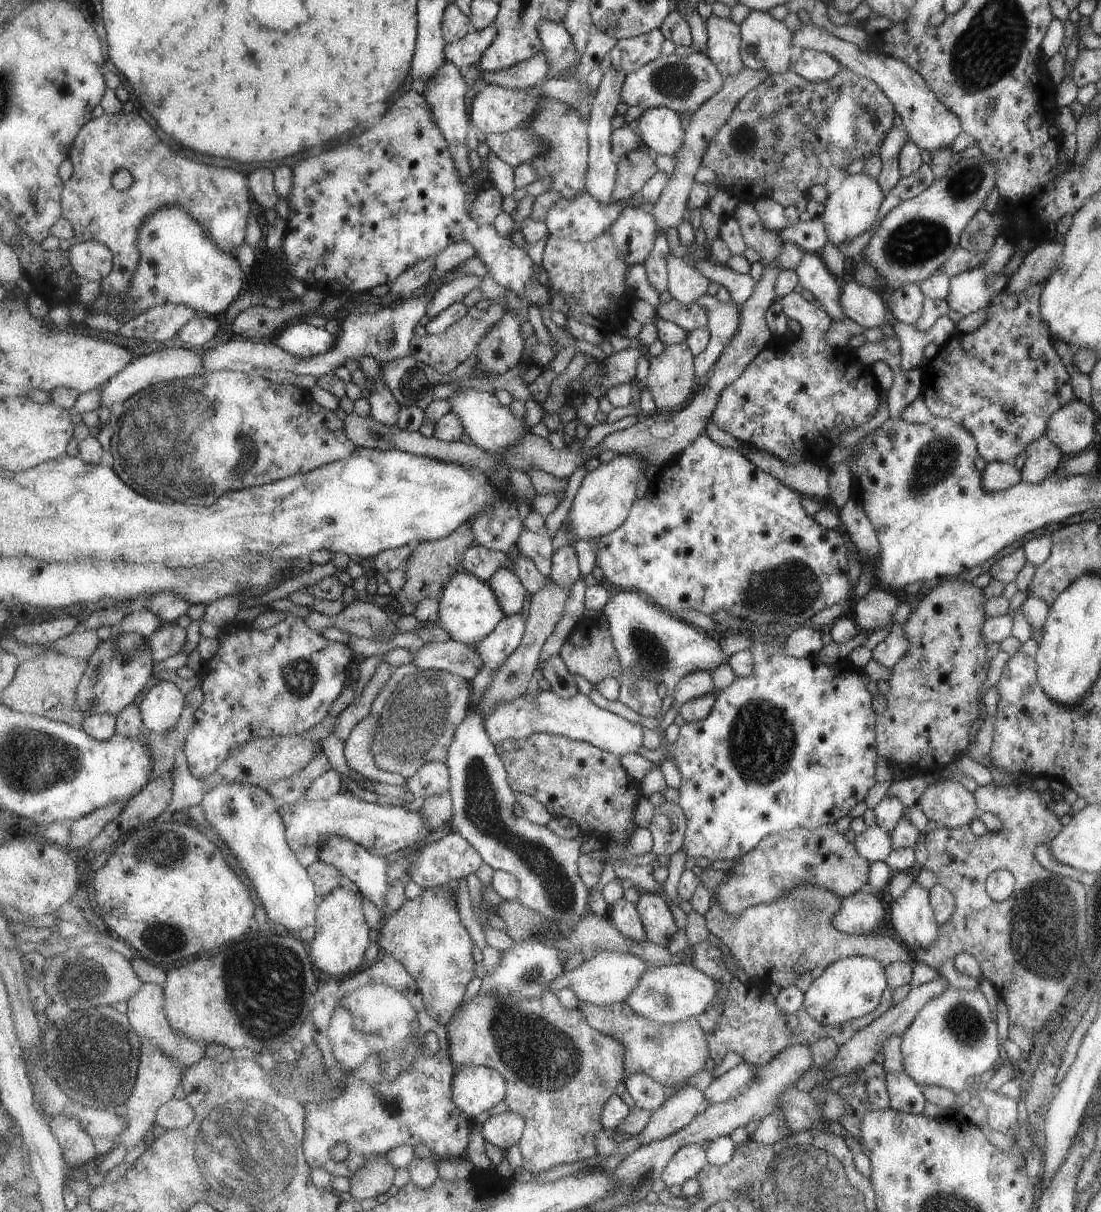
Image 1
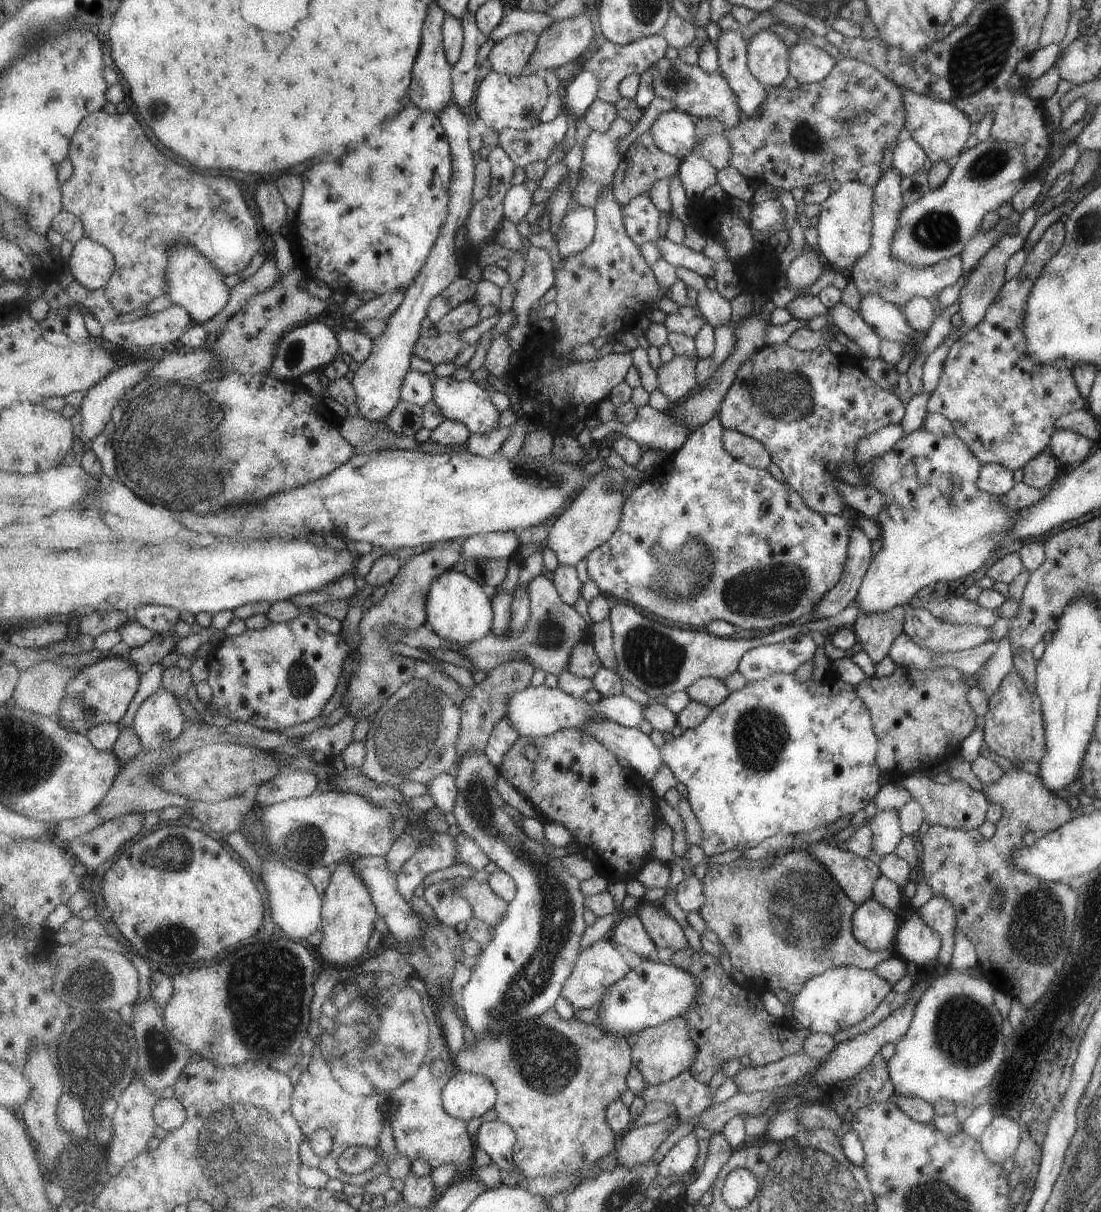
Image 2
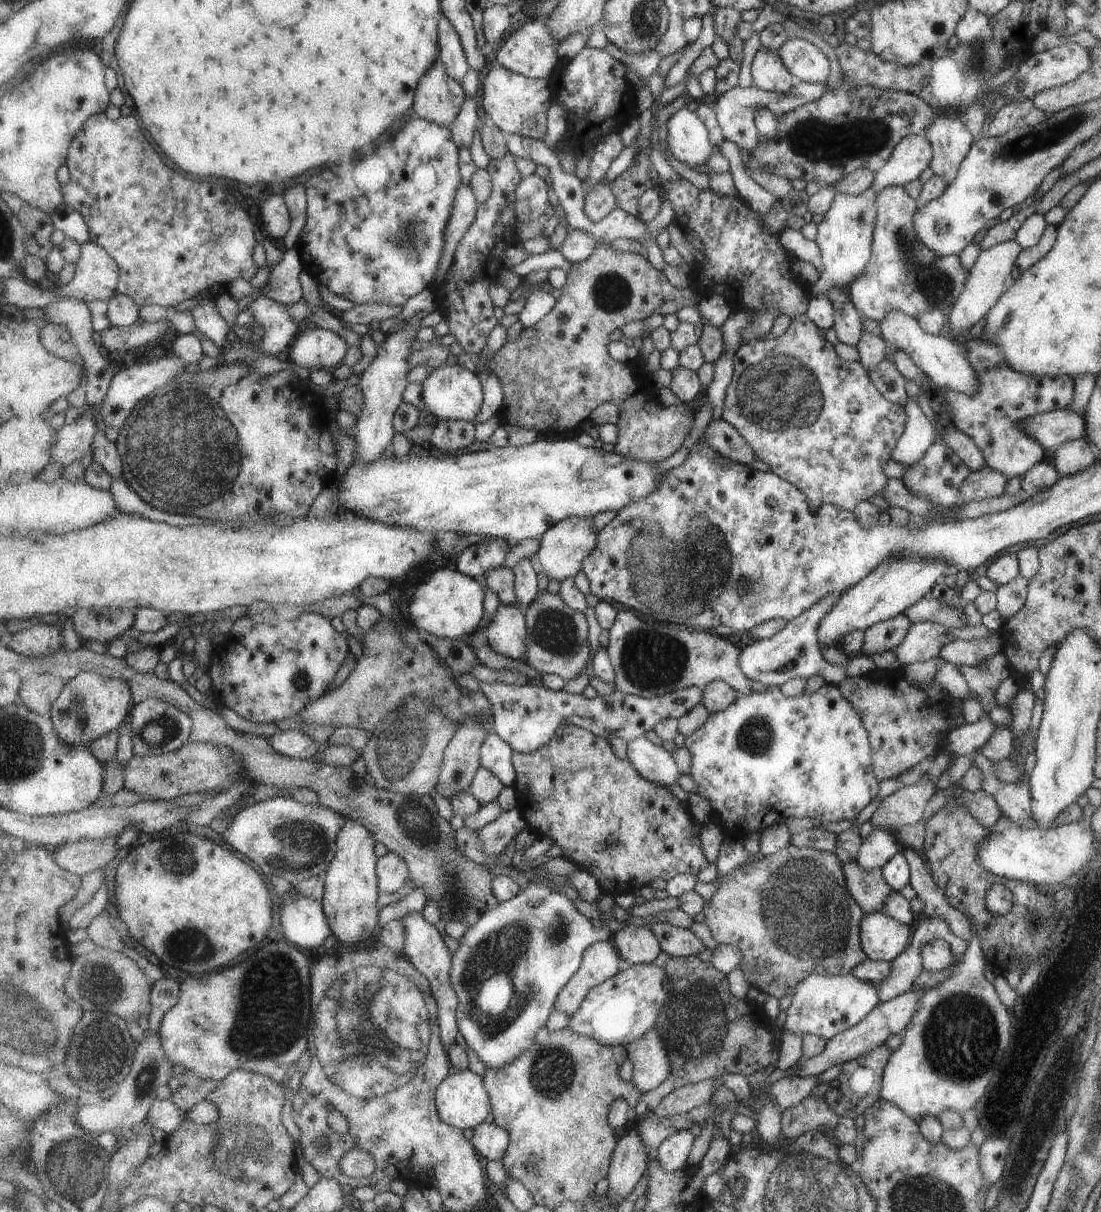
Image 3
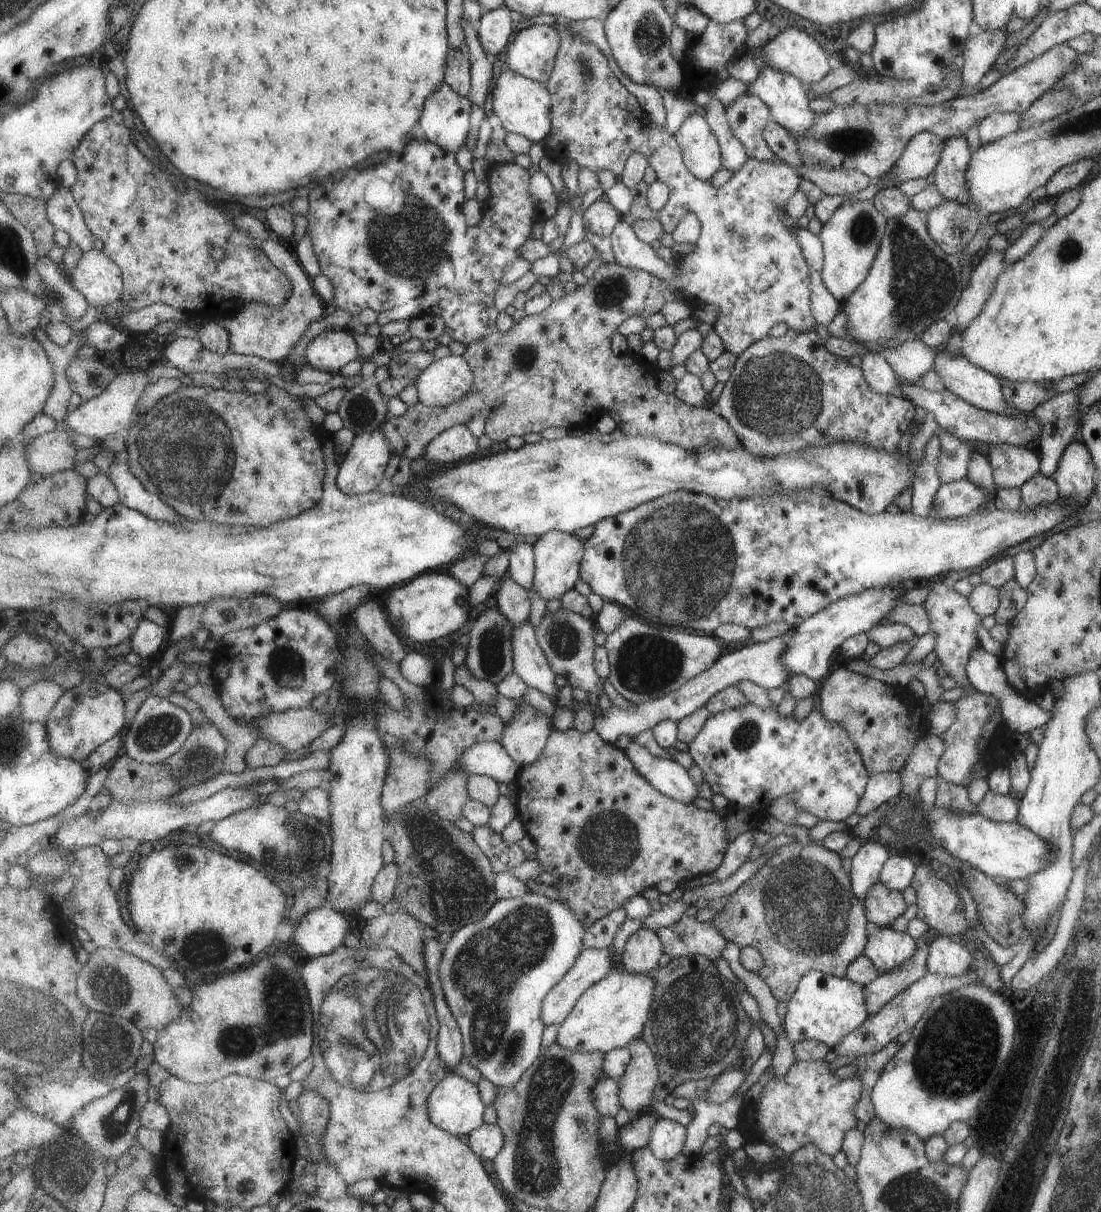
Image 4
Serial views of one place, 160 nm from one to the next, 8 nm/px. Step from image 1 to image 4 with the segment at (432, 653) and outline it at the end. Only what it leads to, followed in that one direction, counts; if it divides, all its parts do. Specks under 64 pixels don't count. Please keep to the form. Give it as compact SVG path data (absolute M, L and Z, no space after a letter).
M561 607L556 612L545 613L536 628L536 634L541 648L549 658L553 672L565 676L571 686L597 695L606 693L606 680L599 676L594 664L594 655L598 648L595 644L596 630L594 620L587 620L585 616Z

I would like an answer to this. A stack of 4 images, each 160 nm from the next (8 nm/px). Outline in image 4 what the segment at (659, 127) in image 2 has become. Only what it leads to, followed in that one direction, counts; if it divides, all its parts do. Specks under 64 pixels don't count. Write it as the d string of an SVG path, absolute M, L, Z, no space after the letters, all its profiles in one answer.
M695 114L695 116L689 116L689 120L679 128L676 135L679 145L682 147L683 160L691 174L701 181L710 182L713 174L723 167L723 156L718 136L711 129L711 124L703 116Z

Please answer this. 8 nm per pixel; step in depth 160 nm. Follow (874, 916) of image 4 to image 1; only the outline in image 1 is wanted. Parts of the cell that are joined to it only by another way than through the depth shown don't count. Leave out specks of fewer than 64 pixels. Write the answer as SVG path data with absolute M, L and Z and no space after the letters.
M834 824L814 829L795 827L788 831L768 834L751 852L742 856L732 866L731 877L727 877L718 888L717 898L722 902L722 908L735 918L739 918L750 906L778 901L779 897L787 895L795 885L801 883L823 887L843 898L863 887L868 888L869 864L871 862L858 853L854 843L849 842L843 833L839 833Z

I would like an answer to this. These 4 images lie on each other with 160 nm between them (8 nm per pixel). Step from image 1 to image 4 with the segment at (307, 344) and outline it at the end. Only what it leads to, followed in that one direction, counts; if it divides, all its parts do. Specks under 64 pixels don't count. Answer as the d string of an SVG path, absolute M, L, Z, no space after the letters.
M327 329L315 337L306 352L306 360L314 369L332 375L351 361L360 358L359 345L350 329Z

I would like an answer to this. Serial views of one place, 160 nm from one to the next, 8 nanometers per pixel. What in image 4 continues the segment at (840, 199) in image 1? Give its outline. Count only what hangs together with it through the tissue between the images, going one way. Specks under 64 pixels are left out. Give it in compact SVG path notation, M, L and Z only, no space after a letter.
M845 198L843 204L829 216L829 220L822 224L816 235L821 240L823 250L820 278L823 286L838 303L845 302L866 280L874 258L878 256L886 232L886 220L873 206L873 202Z

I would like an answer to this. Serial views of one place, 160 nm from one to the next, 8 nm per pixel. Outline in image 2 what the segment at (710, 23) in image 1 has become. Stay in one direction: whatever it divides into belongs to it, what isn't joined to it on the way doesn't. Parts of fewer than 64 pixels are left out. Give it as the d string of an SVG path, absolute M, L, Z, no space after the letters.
M722 30L717 40L720 71L737 93L738 105L749 116L756 115L767 98L767 86L755 78L748 63L748 42L741 30Z

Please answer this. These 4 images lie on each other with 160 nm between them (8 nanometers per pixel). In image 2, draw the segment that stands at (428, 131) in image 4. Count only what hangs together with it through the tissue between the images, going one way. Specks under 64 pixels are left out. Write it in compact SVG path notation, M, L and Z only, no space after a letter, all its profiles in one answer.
M435 1L428 10L426 16L426 25L423 27L422 49L419 51L416 63L414 64L414 73L409 94L411 103L417 105L423 110L437 113L446 109L447 105L453 102L454 82L452 81L453 65L446 55L444 21L446 20L446 10Z

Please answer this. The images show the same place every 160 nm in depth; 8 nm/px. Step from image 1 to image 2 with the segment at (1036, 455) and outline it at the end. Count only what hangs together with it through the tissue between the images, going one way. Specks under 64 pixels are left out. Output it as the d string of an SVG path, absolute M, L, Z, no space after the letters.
M1045 448L1022 466L1022 482L1031 488L1040 489L1060 473L1058 460Z

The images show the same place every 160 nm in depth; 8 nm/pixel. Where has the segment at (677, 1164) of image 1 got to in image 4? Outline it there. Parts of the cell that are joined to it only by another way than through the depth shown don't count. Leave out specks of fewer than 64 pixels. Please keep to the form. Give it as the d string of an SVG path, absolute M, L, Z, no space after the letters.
M658 1118L657 1124L653 1126L651 1140L648 1148L657 1158L662 1160L673 1160L686 1149L688 1128L677 1122Z

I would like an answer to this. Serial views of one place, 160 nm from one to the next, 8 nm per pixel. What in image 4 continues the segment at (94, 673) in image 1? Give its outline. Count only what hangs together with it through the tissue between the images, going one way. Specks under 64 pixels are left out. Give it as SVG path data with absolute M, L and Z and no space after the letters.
M93 676L85 677L78 686L63 694L58 705L51 710L45 726L48 729L51 750L55 751L57 756L73 762L83 762L88 760L99 746L126 730L128 721L125 698L120 690L109 687Z

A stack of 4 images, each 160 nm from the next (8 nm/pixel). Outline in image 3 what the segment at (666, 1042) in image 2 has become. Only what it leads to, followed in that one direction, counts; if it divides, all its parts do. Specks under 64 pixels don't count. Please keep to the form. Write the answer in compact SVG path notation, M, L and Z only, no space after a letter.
M649 1030L642 1038L631 1042L628 1059L633 1062L631 1084L643 1094L653 1091L672 1074L671 1062L659 1030Z

